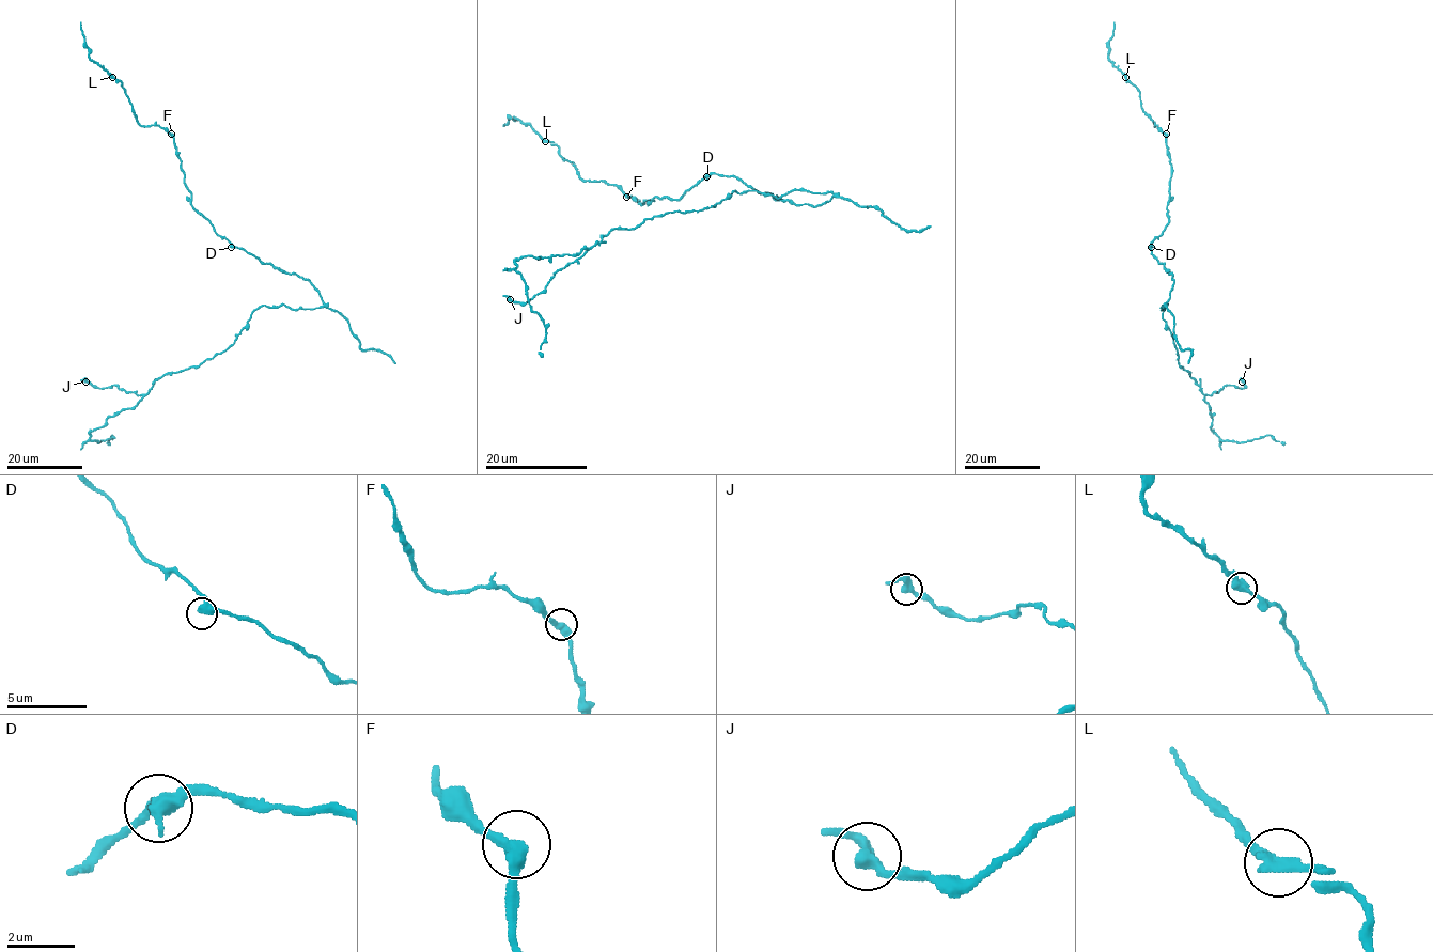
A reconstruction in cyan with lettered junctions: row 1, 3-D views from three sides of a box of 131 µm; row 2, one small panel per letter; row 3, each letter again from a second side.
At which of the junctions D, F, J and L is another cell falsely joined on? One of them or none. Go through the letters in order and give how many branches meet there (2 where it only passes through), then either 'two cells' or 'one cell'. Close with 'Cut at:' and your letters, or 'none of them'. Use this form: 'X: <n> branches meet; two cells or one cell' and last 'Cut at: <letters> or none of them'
D: 2 branches meet; one cell
F: 2 branches meet; one cell
J: 2 branches meet; one cell
L: 2 branches meet; one cell
Cut at: none of them

